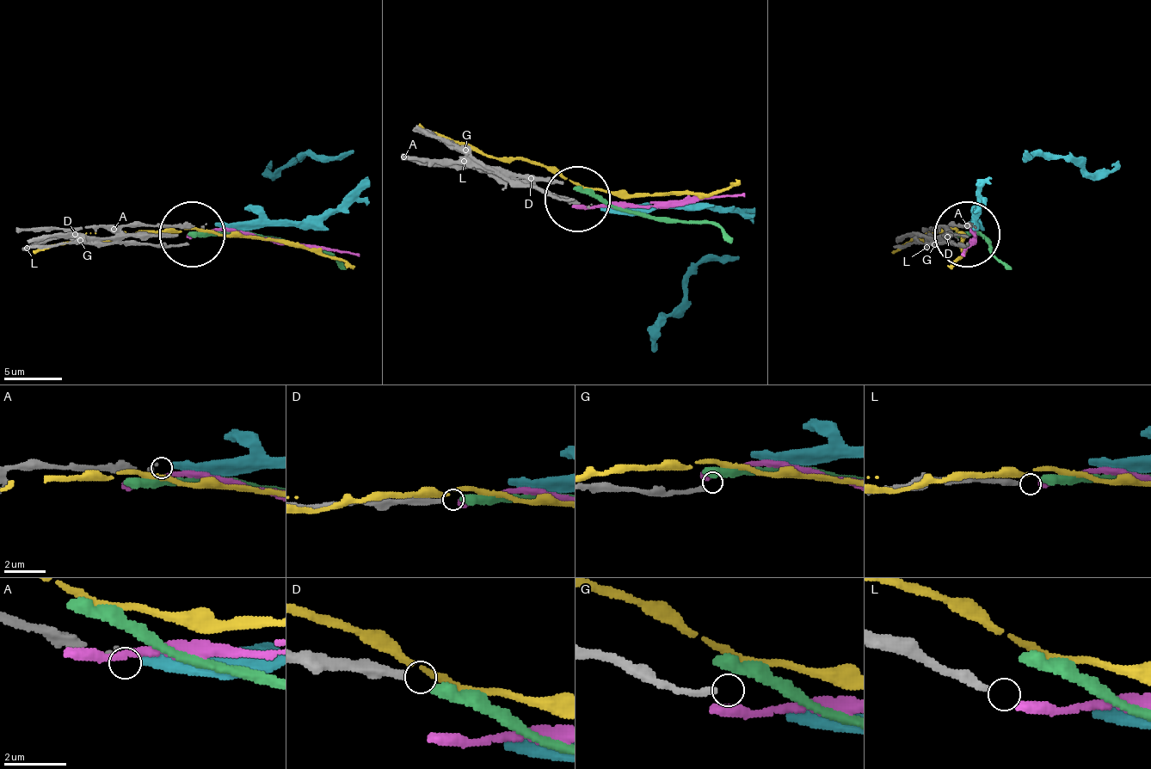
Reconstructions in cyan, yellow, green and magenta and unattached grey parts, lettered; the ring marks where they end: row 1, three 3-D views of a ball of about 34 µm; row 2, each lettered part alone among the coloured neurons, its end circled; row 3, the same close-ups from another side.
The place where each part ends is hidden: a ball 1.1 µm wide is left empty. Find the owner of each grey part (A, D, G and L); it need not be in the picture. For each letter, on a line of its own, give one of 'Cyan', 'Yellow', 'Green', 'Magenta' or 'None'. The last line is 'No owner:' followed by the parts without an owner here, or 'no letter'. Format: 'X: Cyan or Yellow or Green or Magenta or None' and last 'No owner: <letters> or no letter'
A: None
D: Green
G: None
L: Magenta
No owner: A, G

